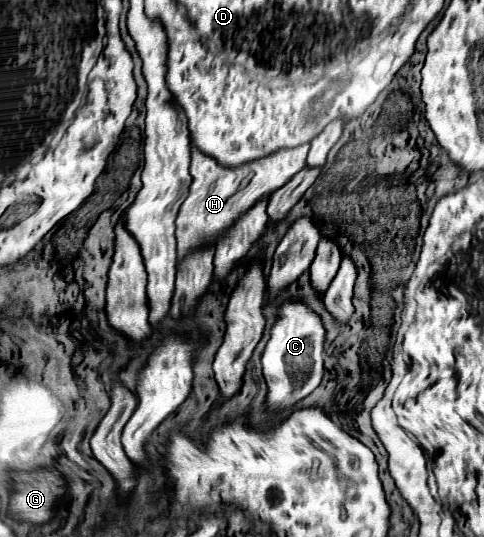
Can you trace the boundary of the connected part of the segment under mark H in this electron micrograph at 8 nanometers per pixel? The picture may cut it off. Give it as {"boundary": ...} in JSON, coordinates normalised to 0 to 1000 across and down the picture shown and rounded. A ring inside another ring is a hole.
{"boundary":[[[638,268],[601,279],[581,279],[564,291],[473,317],[452,309],[440,294],[415,287],[407,276],[399,276],[395,298],[399,343],[366,402],[366,473],[370,473],[366,484],[374,488],[382,477],[399,473],[411,462],[444,458],[452,443],[510,395],[510,387],[523,387],[523,380],[531,380],[543,369],[556,369],[568,358],[568,350],[589,346],[593,335],[630,309],[634,283]]]}

